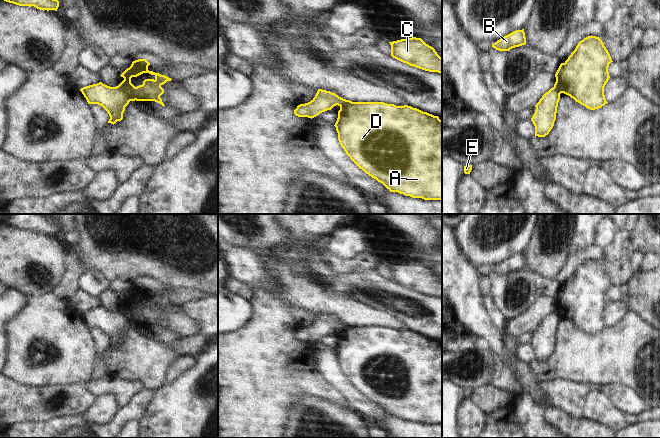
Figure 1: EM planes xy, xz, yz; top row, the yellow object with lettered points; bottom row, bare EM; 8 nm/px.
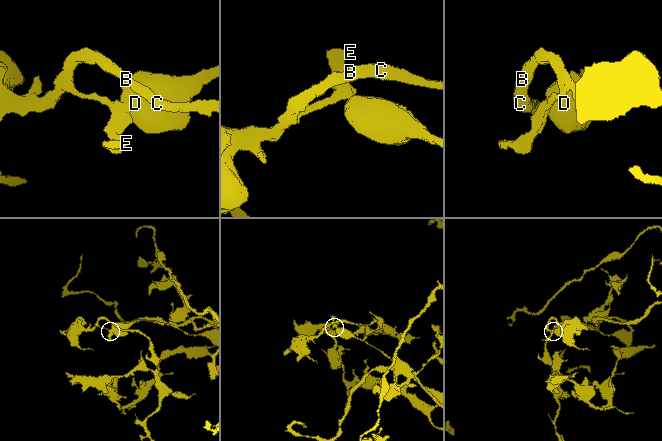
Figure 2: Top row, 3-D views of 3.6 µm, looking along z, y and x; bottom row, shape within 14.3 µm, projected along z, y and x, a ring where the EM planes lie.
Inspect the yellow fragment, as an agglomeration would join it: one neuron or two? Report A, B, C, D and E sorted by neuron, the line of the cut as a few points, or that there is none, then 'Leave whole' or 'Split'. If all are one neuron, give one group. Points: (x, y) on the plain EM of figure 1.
Groups: A D / B C E. Split along xy (118, 309), (128, 319), (130, 324). Split.

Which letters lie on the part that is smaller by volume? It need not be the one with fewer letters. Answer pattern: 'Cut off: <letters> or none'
Cut off: A, D

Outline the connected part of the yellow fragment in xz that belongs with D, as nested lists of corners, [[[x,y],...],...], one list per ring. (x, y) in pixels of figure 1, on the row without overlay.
[[[347,324],[340,330],[334,350],[350,383],[390,416],[442,423],[442,344],[438,340],[408,329]]]

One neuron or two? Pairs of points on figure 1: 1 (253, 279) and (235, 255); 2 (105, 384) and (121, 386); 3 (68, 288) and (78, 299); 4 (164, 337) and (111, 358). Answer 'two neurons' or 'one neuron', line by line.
1: one neuron
2: one neuron
3: two neurons
4: two neurons

